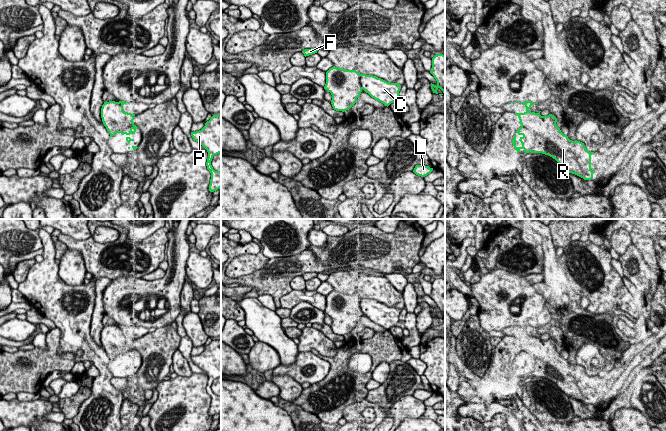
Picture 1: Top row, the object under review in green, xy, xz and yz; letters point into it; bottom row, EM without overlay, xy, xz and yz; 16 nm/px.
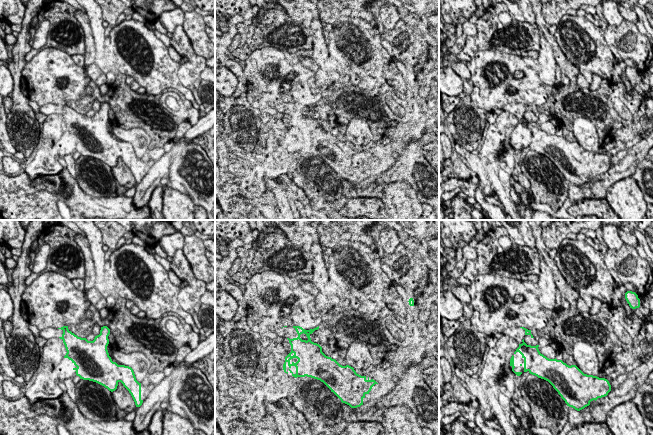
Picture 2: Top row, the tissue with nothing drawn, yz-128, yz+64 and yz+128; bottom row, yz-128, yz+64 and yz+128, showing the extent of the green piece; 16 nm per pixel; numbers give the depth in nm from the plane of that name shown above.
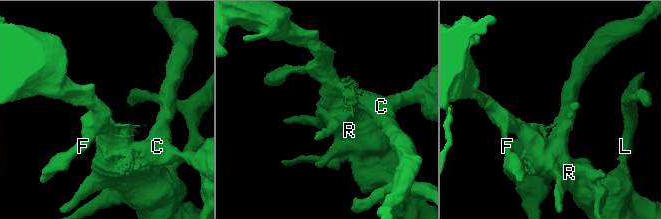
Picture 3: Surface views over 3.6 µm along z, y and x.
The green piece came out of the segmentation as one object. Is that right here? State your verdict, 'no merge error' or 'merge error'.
merge error

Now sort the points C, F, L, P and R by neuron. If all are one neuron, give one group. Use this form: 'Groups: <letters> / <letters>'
Groups: C P / F L R

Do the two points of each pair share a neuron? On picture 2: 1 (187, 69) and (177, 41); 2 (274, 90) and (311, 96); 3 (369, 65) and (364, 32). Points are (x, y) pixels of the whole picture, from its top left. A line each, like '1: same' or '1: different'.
1: same
2: same
3: same

